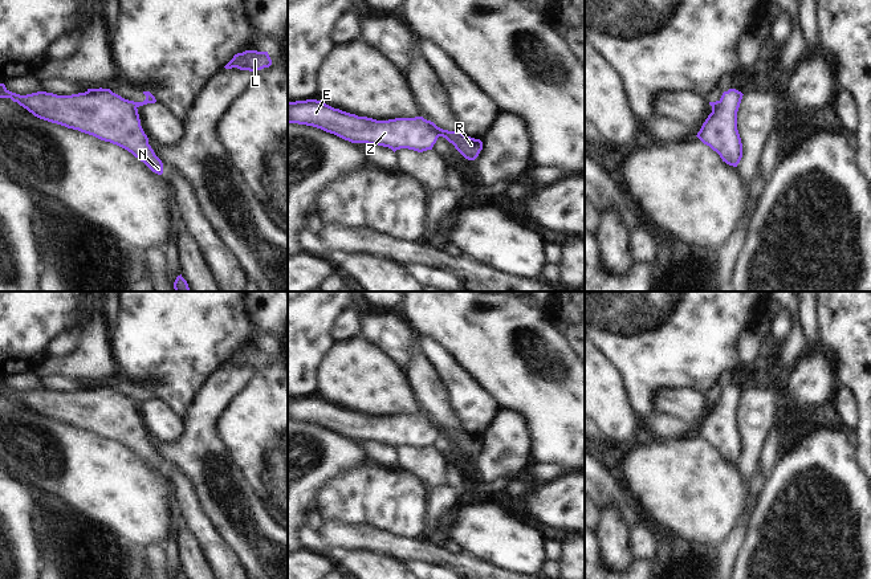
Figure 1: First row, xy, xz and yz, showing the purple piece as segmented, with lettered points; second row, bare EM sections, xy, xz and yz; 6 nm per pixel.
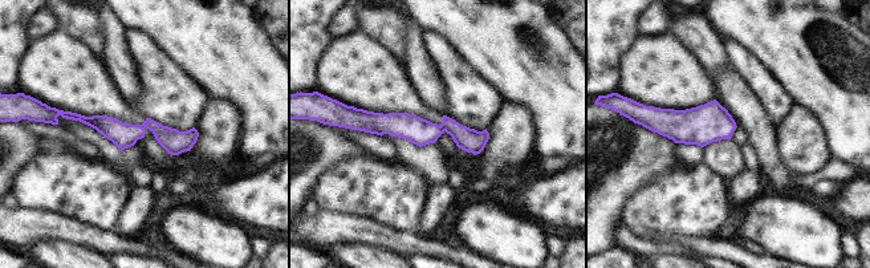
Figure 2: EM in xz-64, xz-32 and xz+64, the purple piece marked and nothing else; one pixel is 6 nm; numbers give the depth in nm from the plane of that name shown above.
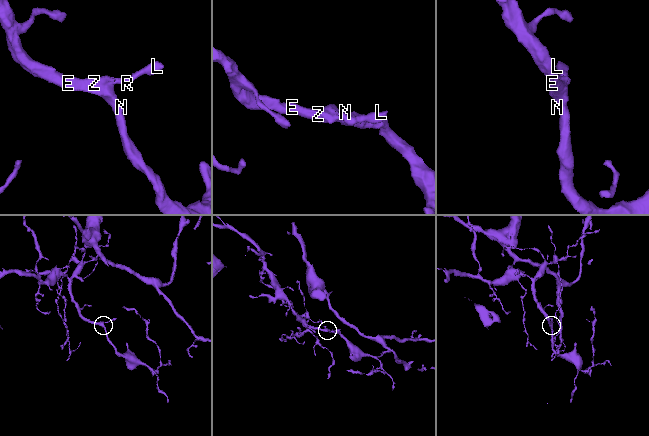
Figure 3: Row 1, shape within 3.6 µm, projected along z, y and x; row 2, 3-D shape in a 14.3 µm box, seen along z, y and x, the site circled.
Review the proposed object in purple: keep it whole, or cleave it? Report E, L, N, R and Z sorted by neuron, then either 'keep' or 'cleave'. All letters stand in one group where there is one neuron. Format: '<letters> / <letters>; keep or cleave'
E N Z / L R; cleave

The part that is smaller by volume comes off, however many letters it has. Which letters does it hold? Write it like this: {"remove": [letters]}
{"remove": ["L", "R"]}

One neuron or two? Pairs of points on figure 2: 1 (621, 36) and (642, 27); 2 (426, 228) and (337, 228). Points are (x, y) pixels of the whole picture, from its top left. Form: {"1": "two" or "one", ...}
{"1": "two", "2": "two"}

